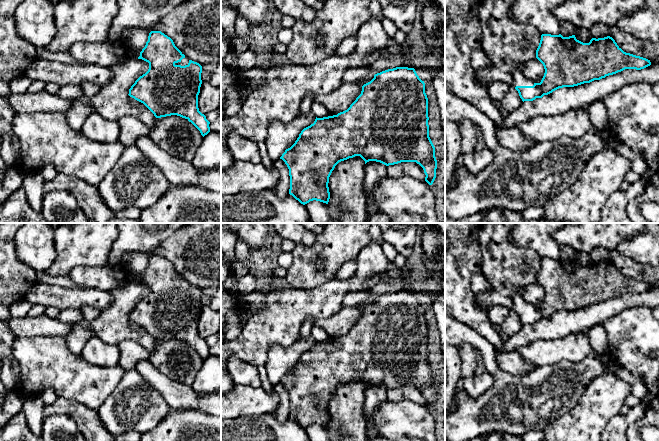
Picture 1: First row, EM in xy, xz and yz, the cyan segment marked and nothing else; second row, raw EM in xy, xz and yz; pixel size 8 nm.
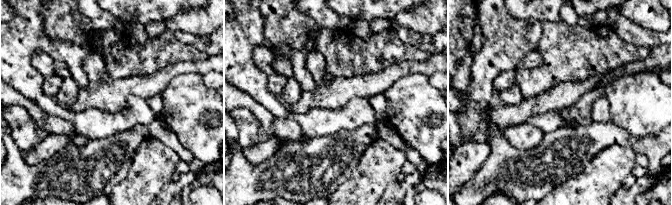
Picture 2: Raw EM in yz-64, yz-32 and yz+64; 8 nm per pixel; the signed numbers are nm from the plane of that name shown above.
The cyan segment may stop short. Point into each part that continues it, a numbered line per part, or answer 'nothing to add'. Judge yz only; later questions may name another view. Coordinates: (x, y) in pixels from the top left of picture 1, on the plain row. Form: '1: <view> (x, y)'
1: yz (520, 304)

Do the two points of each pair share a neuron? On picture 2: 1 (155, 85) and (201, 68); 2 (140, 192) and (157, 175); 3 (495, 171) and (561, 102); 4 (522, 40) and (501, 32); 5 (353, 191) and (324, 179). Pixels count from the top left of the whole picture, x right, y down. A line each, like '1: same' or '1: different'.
1: same
2: same
3: different
4: same
5: different

